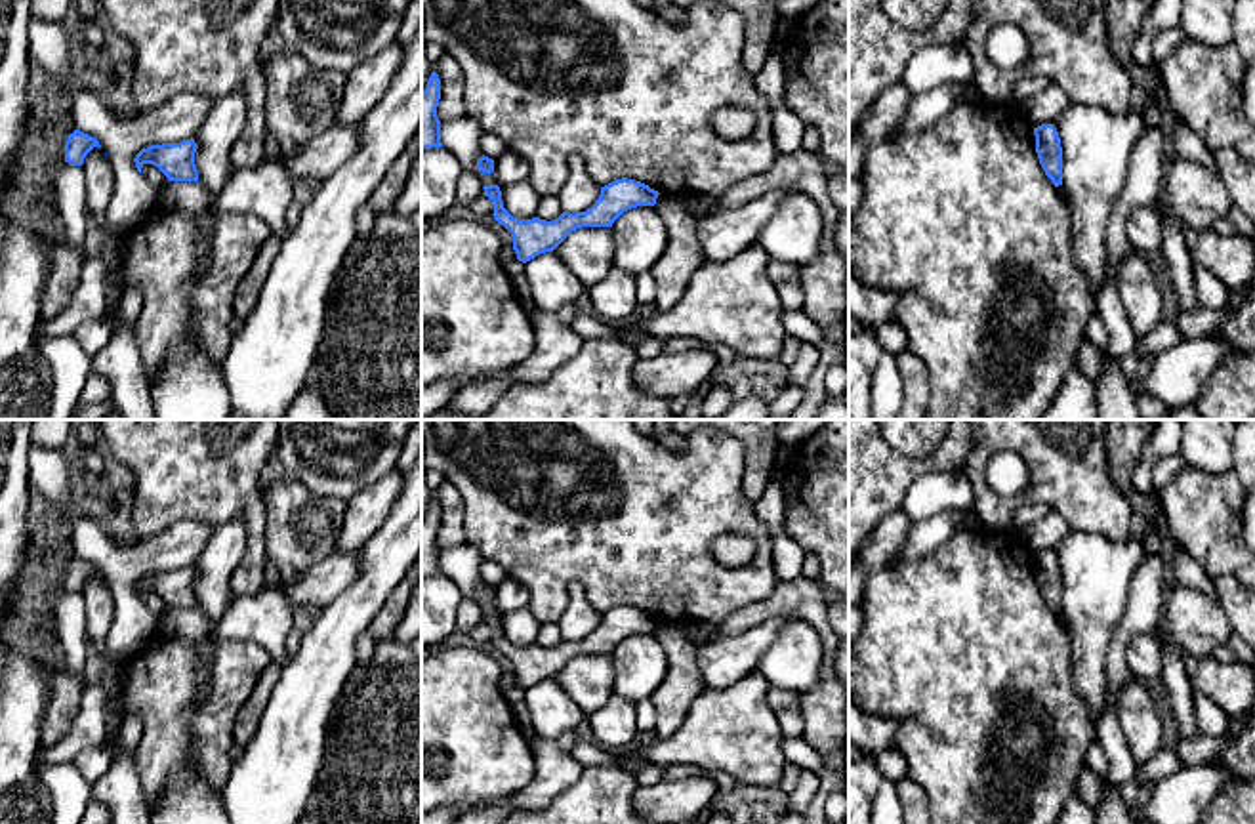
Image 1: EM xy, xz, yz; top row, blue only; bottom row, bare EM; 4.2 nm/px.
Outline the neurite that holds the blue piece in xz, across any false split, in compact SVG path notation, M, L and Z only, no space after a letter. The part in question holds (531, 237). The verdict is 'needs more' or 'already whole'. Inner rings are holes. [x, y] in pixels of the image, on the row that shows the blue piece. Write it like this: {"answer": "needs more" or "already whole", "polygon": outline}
{"answer": "already whole", "polygon": "M616 179L601 187L601 195L586 212L563 212L557 219L517 219L505 208L498 185L484 185L484 196L494 202L494 219L513 237L517 259L526 263L540 254L553 252L572 231L580 227L612 227L628 210L654 206L658 191L635 179Z"}

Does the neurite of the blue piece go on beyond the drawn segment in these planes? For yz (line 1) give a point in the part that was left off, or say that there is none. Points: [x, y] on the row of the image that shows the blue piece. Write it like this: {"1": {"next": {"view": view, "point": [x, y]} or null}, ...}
{"1": {"next": null}}

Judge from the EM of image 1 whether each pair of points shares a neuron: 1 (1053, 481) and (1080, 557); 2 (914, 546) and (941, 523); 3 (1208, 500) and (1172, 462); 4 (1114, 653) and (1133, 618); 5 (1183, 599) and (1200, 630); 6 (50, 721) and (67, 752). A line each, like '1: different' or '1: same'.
1: different
2: same
3: different
4: same
5: same
6: different

